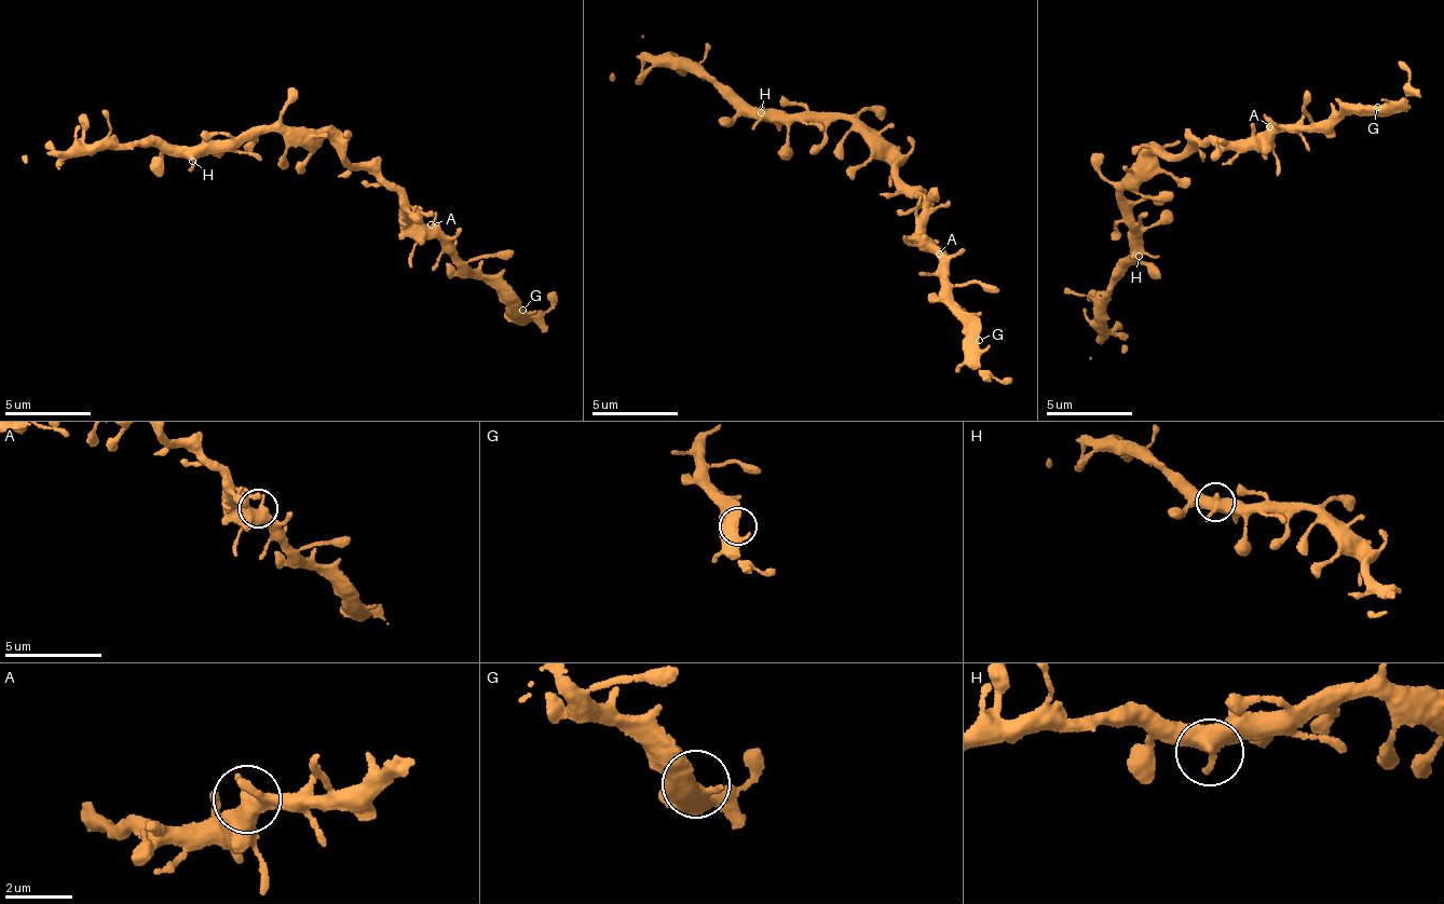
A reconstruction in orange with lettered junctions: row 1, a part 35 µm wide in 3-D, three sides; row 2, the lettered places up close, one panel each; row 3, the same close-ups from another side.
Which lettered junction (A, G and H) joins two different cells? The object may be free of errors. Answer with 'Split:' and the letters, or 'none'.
Split: none

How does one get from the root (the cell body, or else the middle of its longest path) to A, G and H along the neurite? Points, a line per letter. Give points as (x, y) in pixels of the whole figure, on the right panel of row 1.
A: (1162, 155), (1189, 152), (1200, 140), (1212, 144), (1253, 137), (1269, 126)
G: (1162, 155), (1189, 152), (1200, 140), (1212, 144), (1332, 125), (1354, 110), (1367, 107), (1376, 109)
H: (1162, 155), (1148, 155), (1121, 194), (1142, 231), (1144, 242), (1139, 256)

